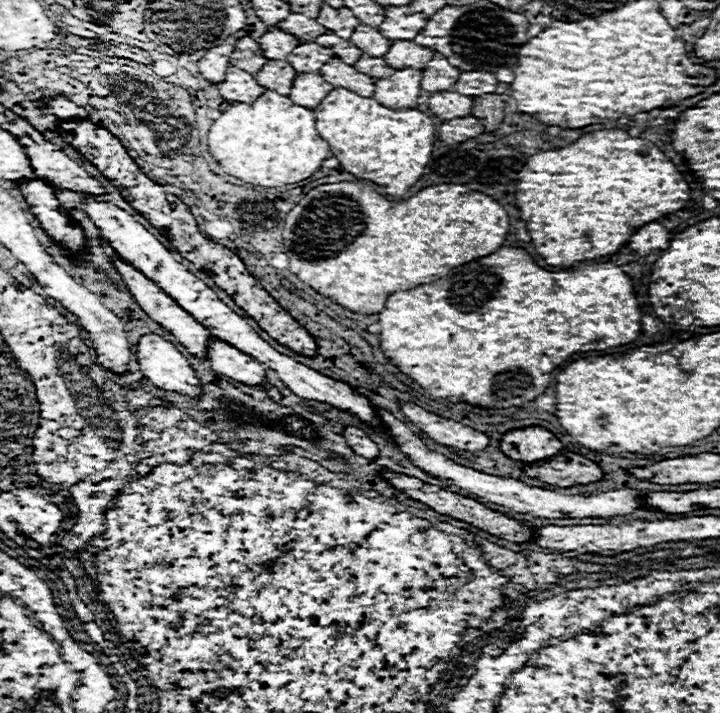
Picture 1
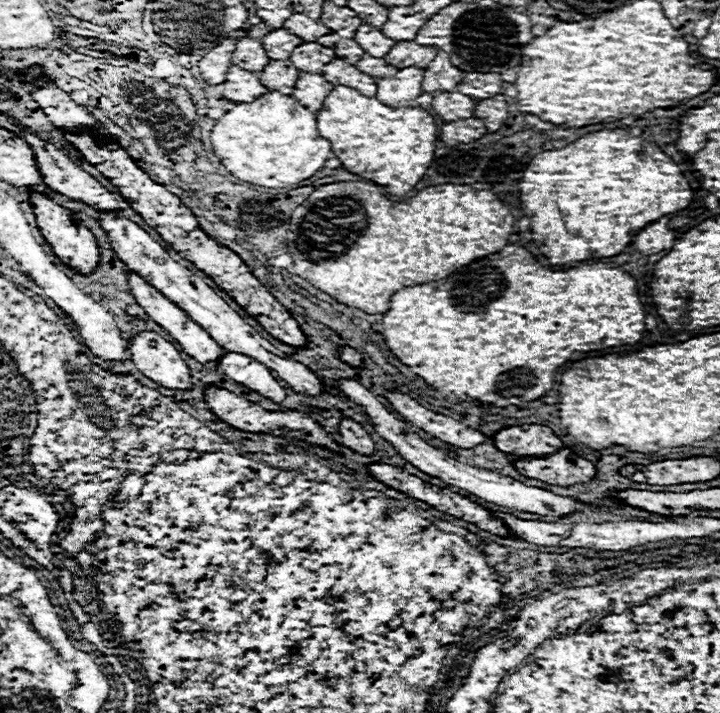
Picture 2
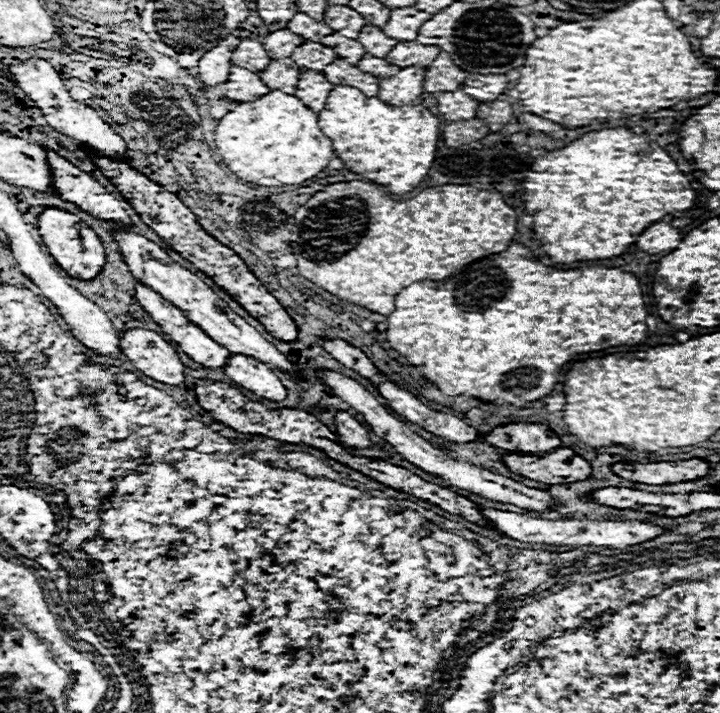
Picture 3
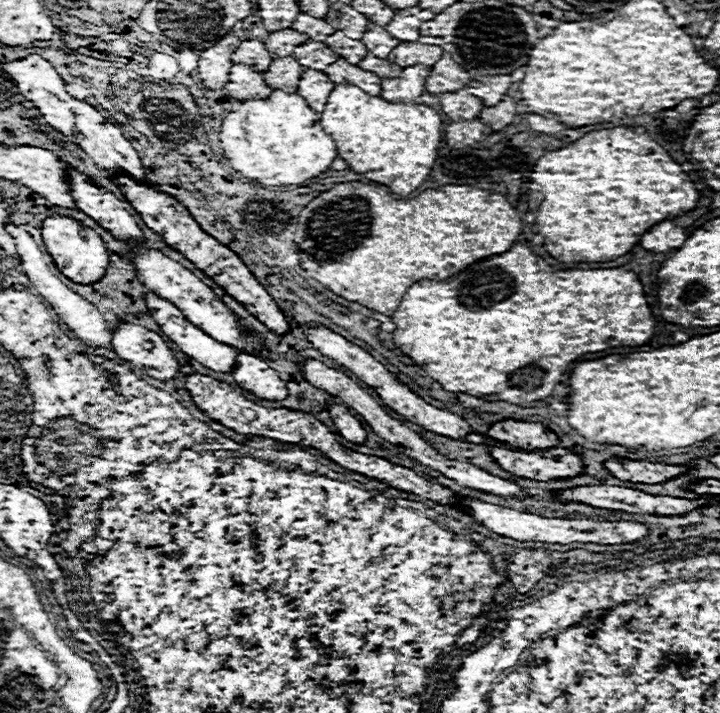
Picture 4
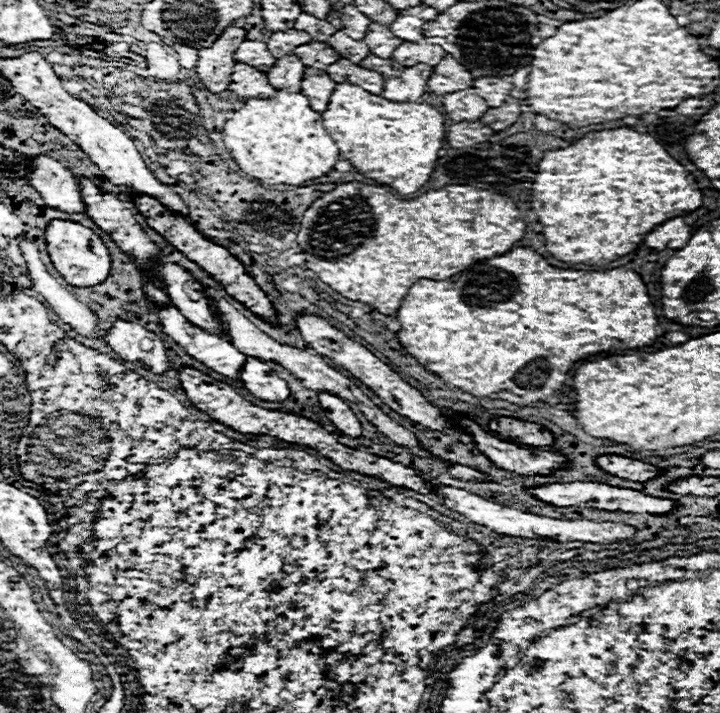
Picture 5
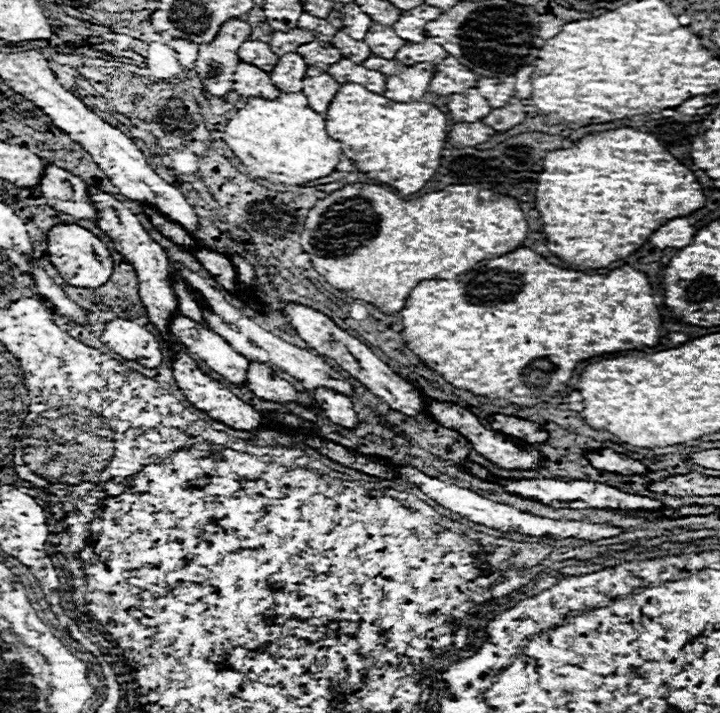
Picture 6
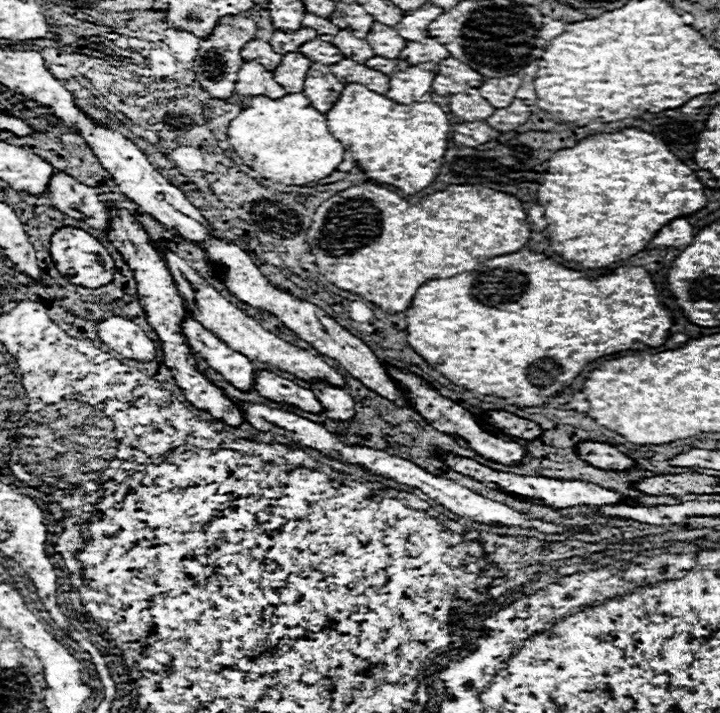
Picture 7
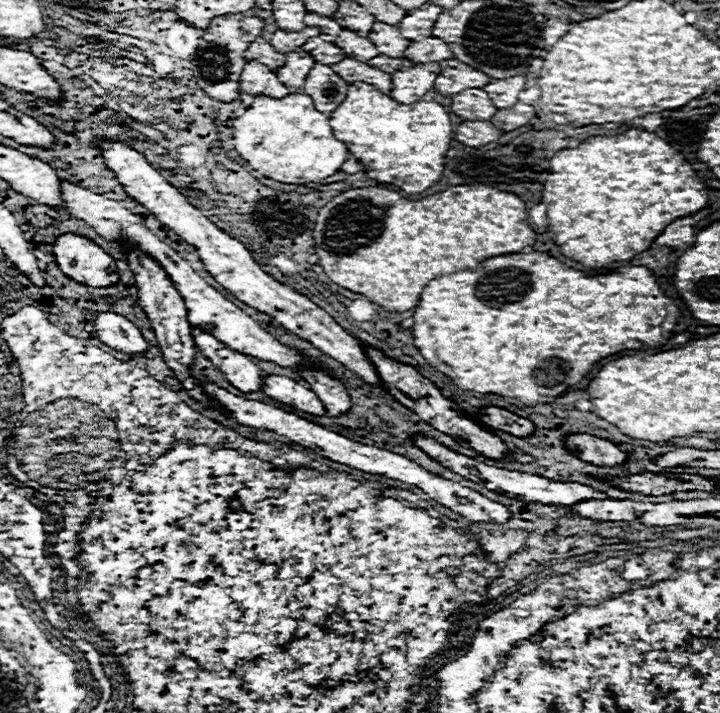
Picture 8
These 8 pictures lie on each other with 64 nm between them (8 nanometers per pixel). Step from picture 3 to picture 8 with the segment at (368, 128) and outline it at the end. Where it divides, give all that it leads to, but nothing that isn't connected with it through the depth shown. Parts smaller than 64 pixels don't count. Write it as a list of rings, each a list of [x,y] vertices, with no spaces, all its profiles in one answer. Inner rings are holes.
[[[354,82],[348,86],[346,100],[330,114],[330,128],[338,140],[348,144],[350,154],[364,166],[366,172],[376,170],[378,182],[394,184],[402,188],[406,194],[418,194],[430,188],[438,178],[442,176],[444,164],[446,164],[446,152],[452,142],[452,122],[444,106],[438,102],[414,102],[414,104],[400,104],[392,100],[388,94],[382,94],[380,90],[372,88],[364,82]]]

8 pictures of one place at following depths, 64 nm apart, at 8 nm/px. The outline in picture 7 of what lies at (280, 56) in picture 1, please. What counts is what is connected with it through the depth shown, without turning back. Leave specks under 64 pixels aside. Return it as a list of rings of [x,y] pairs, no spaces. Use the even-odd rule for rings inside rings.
[[[300,28],[300,30],[294,30],[294,32],[282,32],[282,30],[276,30],[272,40],[270,40],[270,46],[274,48],[274,52],[278,54],[286,54],[286,52],[296,52],[306,40],[314,40],[318,34],[312,30],[312,28]]]

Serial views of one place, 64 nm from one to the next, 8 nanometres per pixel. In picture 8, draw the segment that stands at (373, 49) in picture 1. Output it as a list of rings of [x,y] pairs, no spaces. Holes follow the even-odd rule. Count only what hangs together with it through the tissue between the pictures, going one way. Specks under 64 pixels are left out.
[[[374,22],[372,30],[368,34],[368,40],[378,48],[380,54],[390,56],[390,58],[402,56],[402,52],[410,44],[410,40],[406,40],[396,26],[390,26],[384,22]]]

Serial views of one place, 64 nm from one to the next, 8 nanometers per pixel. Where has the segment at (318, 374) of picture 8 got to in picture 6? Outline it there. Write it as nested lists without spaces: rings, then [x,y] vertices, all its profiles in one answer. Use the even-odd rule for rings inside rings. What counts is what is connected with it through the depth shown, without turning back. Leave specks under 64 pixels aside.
[[[316,388],[312,396],[318,402],[318,406],[324,410],[324,416],[334,424],[348,430],[354,430],[358,426],[356,412],[352,410],[352,400],[348,396],[340,396],[338,392],[326,388]]]

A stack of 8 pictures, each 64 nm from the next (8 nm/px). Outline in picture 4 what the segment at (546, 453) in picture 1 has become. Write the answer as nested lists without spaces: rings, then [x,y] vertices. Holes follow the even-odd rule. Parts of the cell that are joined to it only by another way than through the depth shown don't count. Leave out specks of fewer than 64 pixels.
[[[504,420],[490,426],[486,436],[516,450],[548,450],[558,446],[558,436],[540,422]]]

